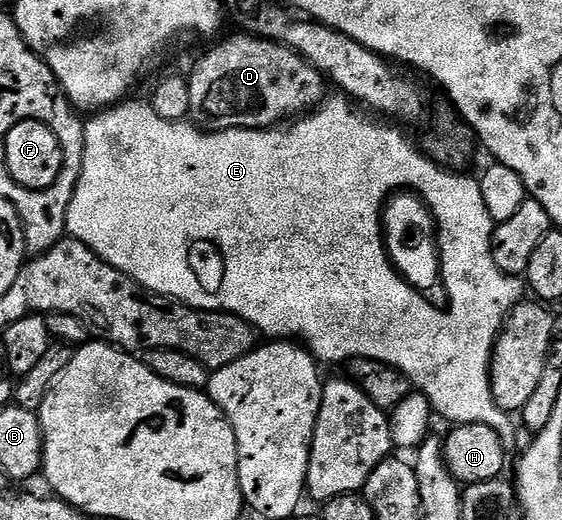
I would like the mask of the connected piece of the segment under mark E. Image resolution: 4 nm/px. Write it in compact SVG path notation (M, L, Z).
M331 97L309 116L291 121L285 128L269 130L207 132L189 121L169 122L156 116L146 100L126 100L105 109L86 122L84 164L74 199L68 208L66 233L92 248L96 256L153 294L163 294L165 298L183 302L193 310L221 310L223 314L235 314L254 327L259 335L268 334L272 340L297 340L322 364L346 364L359 358L383 362L402 373L437 417L439 414L447 418L450 424L471 421L470 342L497 342L506 317L523 301L523 279L500 272L500 268L496 268L496 260L492 260L496 223L484 204L482 184L477 177L469 178L462 174L466 172L443 168L433 157L426 155L425 158L400 131L369 122L364 115L353 110L355 107L345 97L337 97Z

